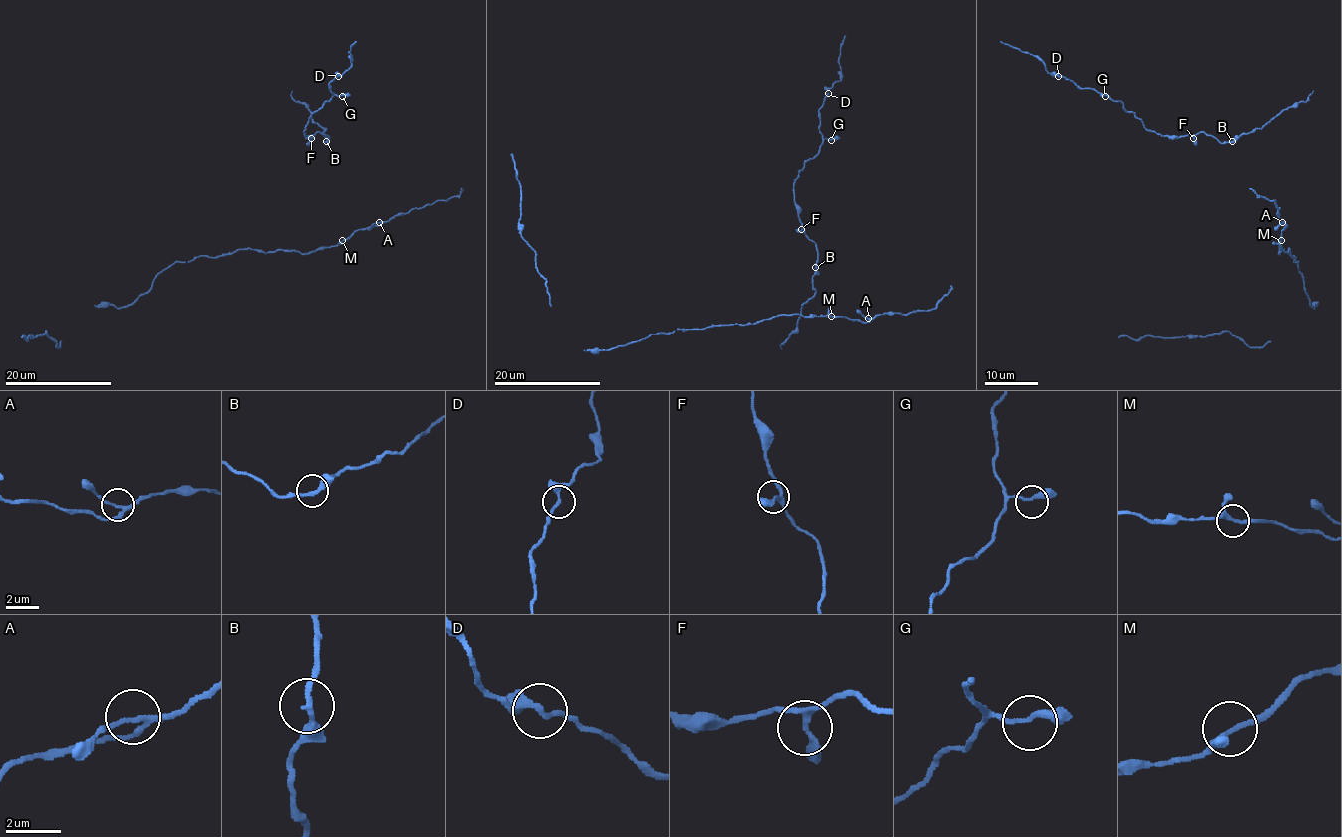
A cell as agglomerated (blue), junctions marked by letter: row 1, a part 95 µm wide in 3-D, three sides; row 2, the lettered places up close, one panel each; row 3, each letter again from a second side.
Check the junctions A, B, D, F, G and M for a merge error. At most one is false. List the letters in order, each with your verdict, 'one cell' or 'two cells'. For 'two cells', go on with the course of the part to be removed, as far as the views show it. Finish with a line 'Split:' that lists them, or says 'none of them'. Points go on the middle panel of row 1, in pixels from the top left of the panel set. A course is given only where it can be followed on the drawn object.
A: one cell
B: one cell
D: two cells; course (827, 94), (831, 86), (841, 81), (839, 54), (846, 35)
F: one cell
G: one cell
M: one cell
Split: D

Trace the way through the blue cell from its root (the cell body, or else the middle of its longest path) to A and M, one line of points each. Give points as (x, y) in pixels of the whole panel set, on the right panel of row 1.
A: (1280, 252), (1281, 232), (1286, 226), (1282, 222)
M: (1280, 252), (1281, 240)

